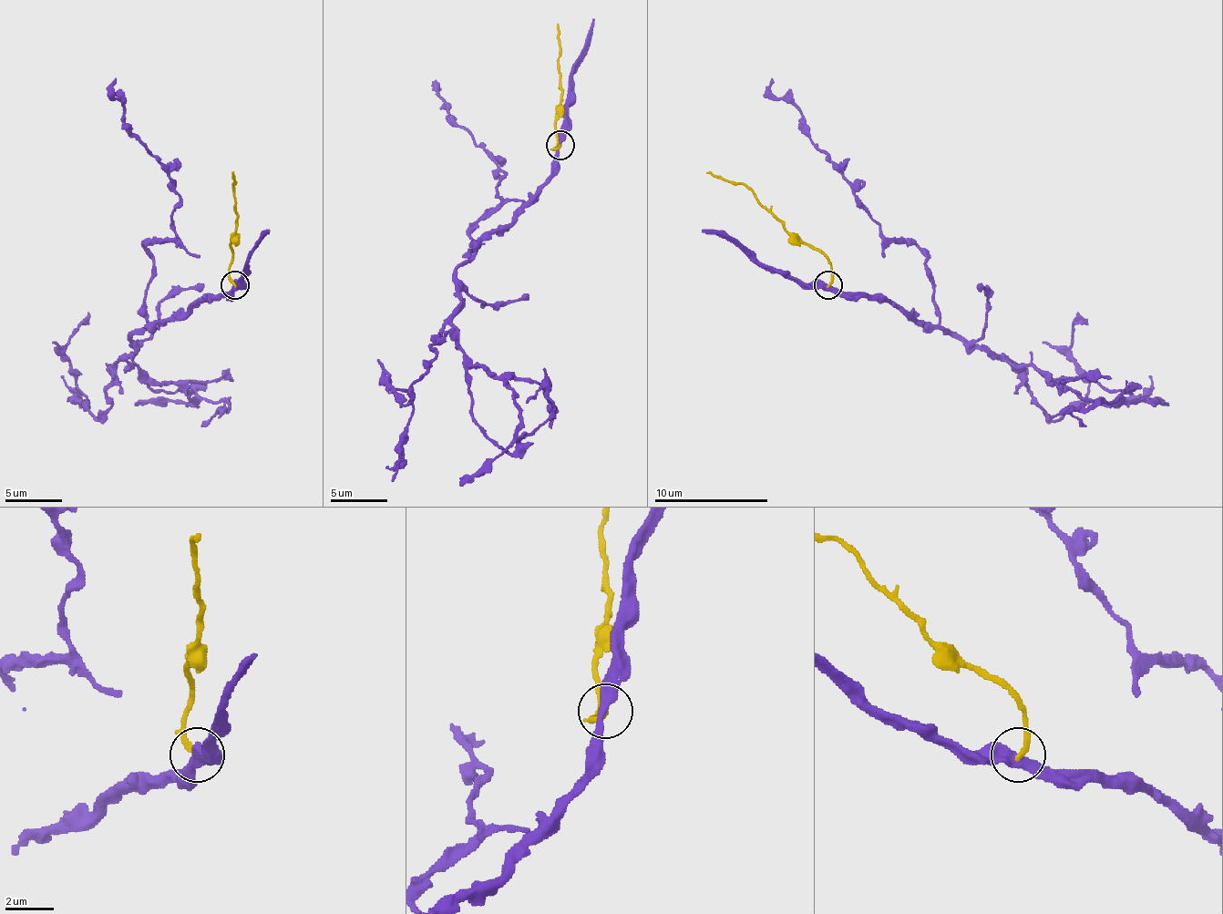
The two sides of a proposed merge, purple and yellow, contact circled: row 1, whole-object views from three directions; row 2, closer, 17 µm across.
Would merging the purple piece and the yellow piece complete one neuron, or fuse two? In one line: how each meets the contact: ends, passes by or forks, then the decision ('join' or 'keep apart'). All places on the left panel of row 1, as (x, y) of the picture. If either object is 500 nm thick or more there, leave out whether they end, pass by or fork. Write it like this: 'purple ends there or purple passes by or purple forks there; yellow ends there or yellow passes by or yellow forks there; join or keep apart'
purple passes by; yellow ends there; keep apart

